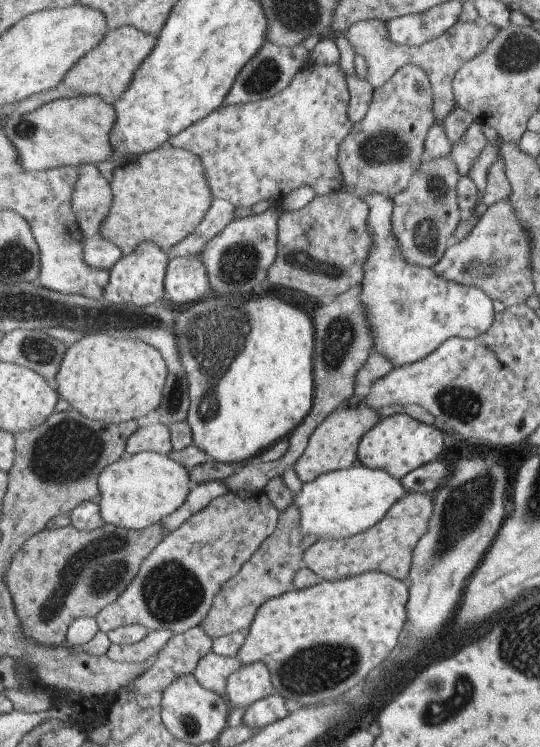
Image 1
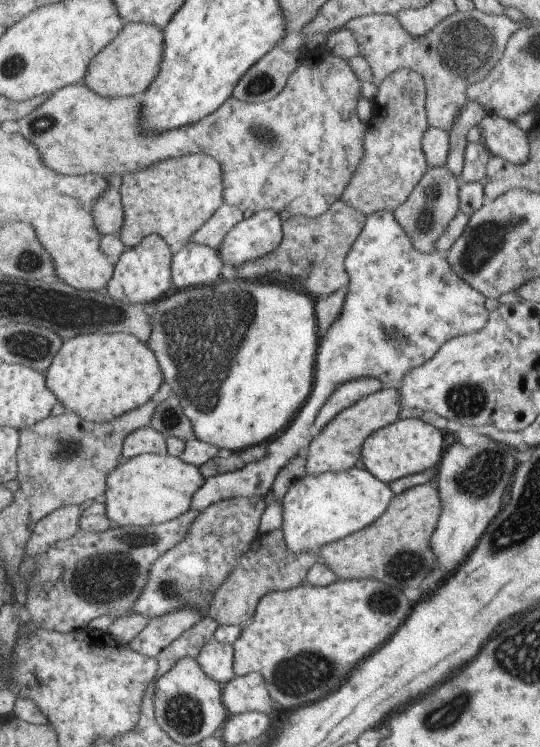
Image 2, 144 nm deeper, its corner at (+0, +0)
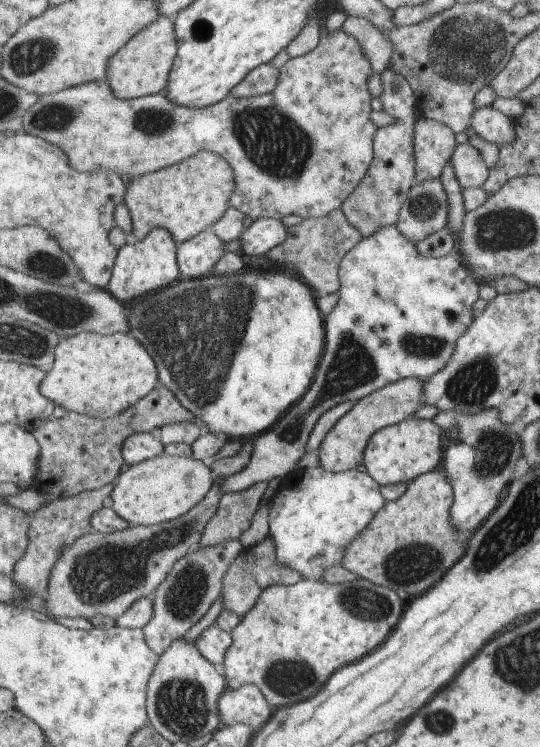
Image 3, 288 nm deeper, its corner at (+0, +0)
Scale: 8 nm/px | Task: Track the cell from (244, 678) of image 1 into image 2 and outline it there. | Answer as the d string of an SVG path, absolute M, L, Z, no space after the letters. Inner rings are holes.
M253 672L247 676L237 676L231 684L225 684L223 700L229 708L229 716L245 712L273 712L277 710L277 702L269 692L267 678L261 672Z

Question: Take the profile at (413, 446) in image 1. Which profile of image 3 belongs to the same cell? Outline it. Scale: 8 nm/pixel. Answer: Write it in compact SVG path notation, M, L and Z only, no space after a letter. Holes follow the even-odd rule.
M409 418L399 426L385 428L383 432L375 434L373 440L367 446L365 452L365 468L367 472L381 484L381 486L393 486L393 484L411 484L419 480L419 476L431 474L437 468L441 468L443 446L441 446L441 426L437 426L433 420L415 420Z

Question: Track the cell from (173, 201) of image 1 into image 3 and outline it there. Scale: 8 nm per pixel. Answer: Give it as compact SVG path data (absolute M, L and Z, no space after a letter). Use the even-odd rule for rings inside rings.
M199 152L177 166L131 178L125 196L125 204L129 206L135 224L131 240L145 240L153 230L167 228L179 246L187 244L201 232L211 230L211 226L227 214L235 188L235 170L231 170L229 160L223 160L213 152Z

